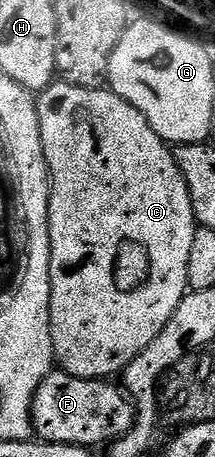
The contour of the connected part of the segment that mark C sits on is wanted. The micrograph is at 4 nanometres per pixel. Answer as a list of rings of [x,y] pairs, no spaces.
[[[54,83],[48,85],[45,89],[40,90],[39,96],[36,98],[37,114],[39,115],[39,131],[43,135],[43,155],[47,155],[47,167],[49,168],[49,186],[51,187],[51,199],[49,200],[49,234],[51,235],[51,339],[53,340],[53,355],[56,364],[60,366],[64,372],[82,377],[83,379],[91,379],[99,381],[102,379],[113,379],[113,376],[124,374],[125,368],[138,357],[143,350],[149,346],[152,341],[159,335],[159,331],[163,331],[163,327],[167,327],[167,323],[171,319],[171,315],[175,315],[175,311],[179,307],[179,303],[185,297],[189,289],[189,280],[187,279],[187,259],[191,256],[191,239],[195,239],[195,231],[198,229],[197,219],[193,216],[193,208],[191,207],[191,195],[187,191],[187,183],[183,179],[183,175],[179,171],[179,167],[173,158],[173,149],[163,140],[160,135],[151,127],[151,123],[147,123],[147,119],[135,107],[131,107],[131,103],[127,103],[118,93],[110,91],[108,88],[103,89],[84,89],[83,87],[75,87],[64,83]]]

